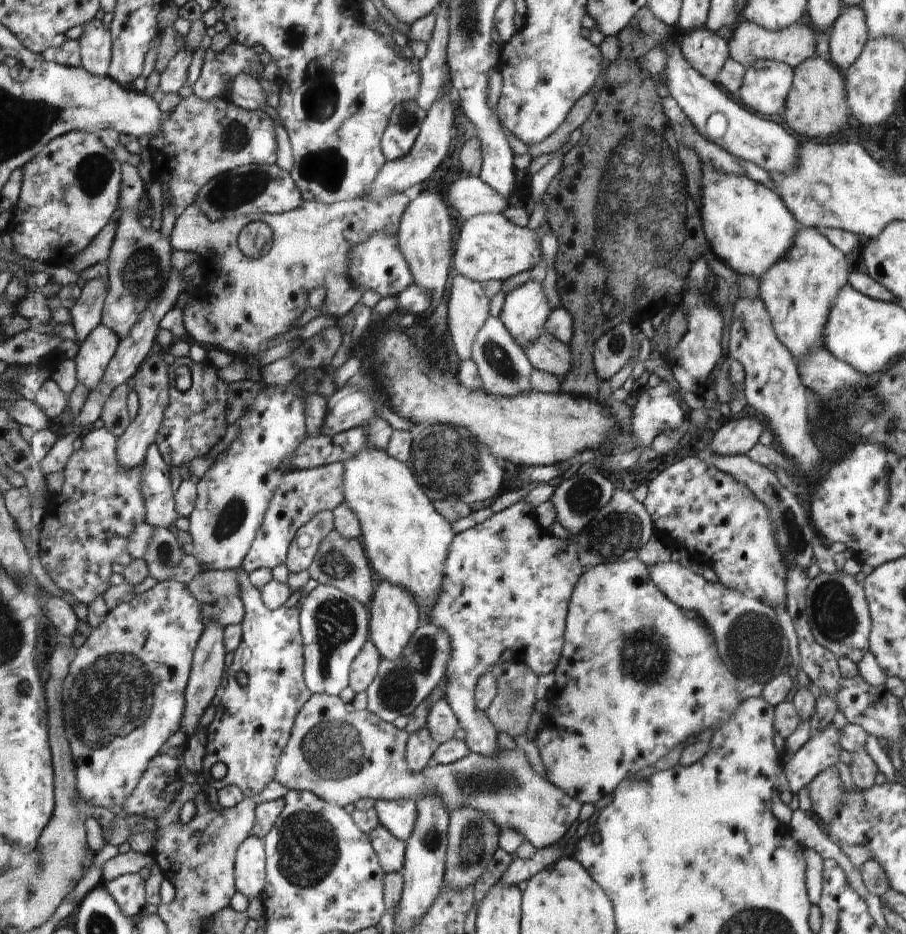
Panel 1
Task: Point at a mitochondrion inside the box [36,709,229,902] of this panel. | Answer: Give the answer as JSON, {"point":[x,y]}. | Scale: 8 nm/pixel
{"point":[73,805]}

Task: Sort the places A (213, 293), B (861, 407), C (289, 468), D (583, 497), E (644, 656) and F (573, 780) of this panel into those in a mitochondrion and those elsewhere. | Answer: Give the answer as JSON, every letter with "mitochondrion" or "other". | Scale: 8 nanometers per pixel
{"A":"other","B":"mitochondrion","C":"other","D":"mitochondrion","E":"mitochondrion","F":"other"}

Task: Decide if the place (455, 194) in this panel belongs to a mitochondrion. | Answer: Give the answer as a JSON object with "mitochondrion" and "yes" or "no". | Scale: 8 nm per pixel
{"mitochondrion":"no"}

